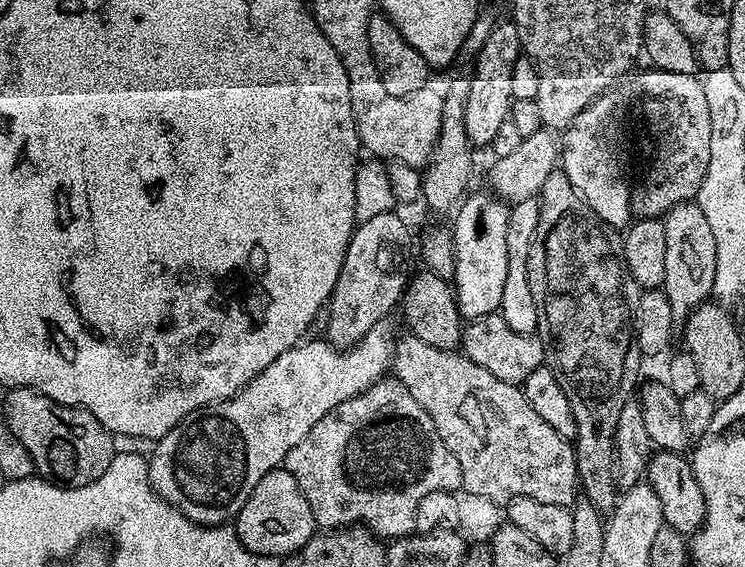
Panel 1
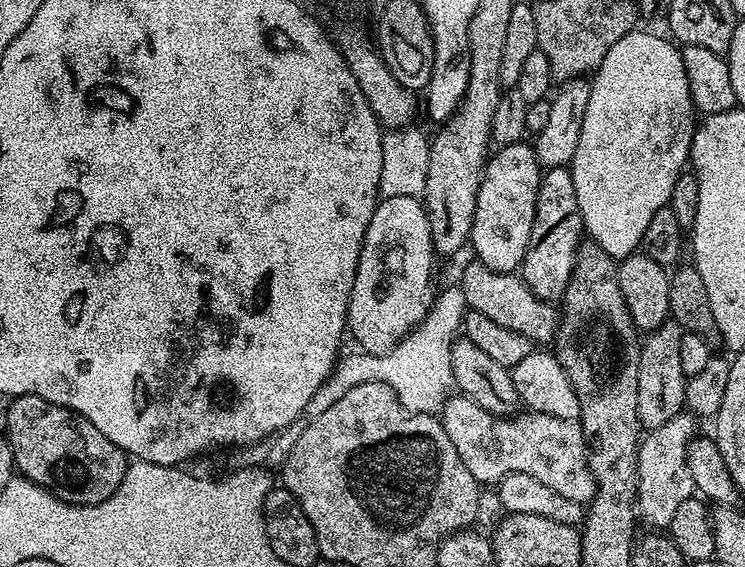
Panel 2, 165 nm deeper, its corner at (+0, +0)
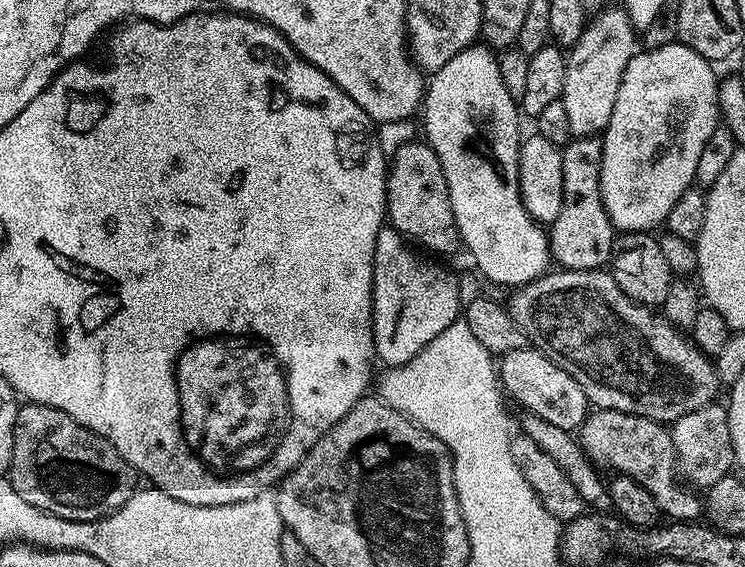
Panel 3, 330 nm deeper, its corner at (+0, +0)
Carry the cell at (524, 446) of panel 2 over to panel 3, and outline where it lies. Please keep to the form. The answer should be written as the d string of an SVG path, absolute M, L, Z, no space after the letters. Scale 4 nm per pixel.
M592 410L578 429L580 446L596 466L605 464L613 473L630 476L654 498L657 509L676 522L696 522L702 516L702 500L678 479L676 451L671 431L659 420L622 414L618 410Z

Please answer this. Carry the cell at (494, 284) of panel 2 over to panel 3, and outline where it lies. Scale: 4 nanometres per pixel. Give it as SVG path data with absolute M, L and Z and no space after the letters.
M599 268L552 270L539 276L536 280L531 280L528 284L520 285L509 296L512 297L506 300L506 307L510 318L514 318L514 322L518 322L522 334L526 334L529 345L539 350L546 358L553 360L562 370L566 370L566 374L570 374L570 378L574 378L574 382L578 382L578 386L582 386L589 405L595 406L597 409L618 410L622 414L634 414L642 418L659 420L661 424L668 426L673 420L682 418L682 414L690 414L690 410L698 410L702 406L713 403L717 399L716 391L721 391L722 385L716 373L713 357L696 347L681 329L675 328L659 311L653 310L647 304L637 304L636 301L631 300L620 289L618 282L614 282L611 271Z

